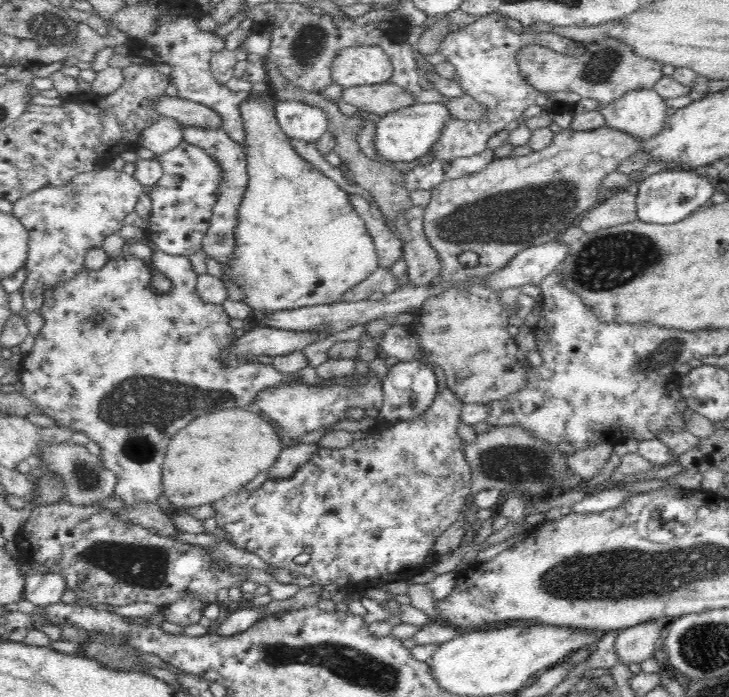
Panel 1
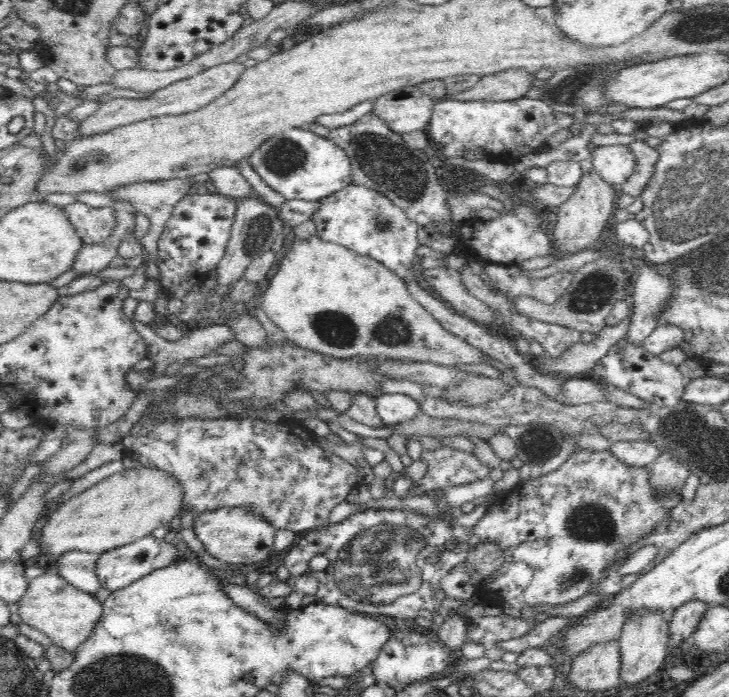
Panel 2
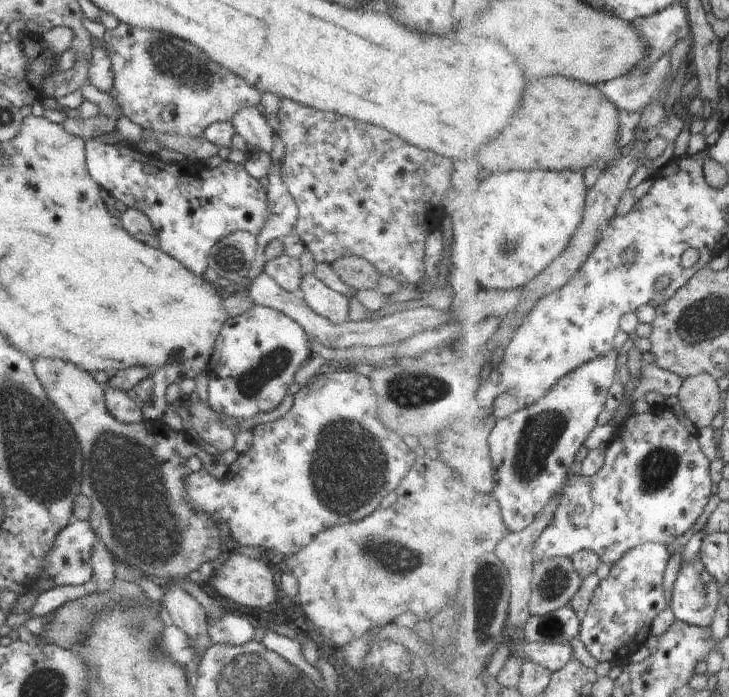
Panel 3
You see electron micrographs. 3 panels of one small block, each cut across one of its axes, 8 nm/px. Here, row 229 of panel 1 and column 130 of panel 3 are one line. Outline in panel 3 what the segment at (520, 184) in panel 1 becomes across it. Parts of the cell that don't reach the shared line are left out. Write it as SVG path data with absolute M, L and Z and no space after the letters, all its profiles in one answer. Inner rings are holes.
M38 357L33 360L33 369L51 404L62 412L80 442L84 460L80 492L90 499L90 526L96 531L96 536L102 538L102 544L106 544L112 558L140 570L148 579L169 579L174 582L189 577L202 564L214 564L222 551L218 525L204 512L194 512L190 508L190 504L186 502L184 480L191 473L186 466L186 460L190 456L200 458L203 468L211 471L218 480L222 480L229 469L222 457L204 451L193 439L189 441L188 438L179 438L178 435L171 438L161 424L144 420L130 424L118 422L105 405L104 386L90 372L70 362Z

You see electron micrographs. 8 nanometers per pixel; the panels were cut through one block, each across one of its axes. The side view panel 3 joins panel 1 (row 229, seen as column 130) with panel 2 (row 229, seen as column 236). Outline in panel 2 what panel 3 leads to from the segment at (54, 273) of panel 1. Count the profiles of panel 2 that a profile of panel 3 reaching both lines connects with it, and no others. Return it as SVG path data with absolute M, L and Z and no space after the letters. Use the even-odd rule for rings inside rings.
M76 201L64 206L63 209L84 245L98 244L113 233L116 215L112 204L94 208Z

